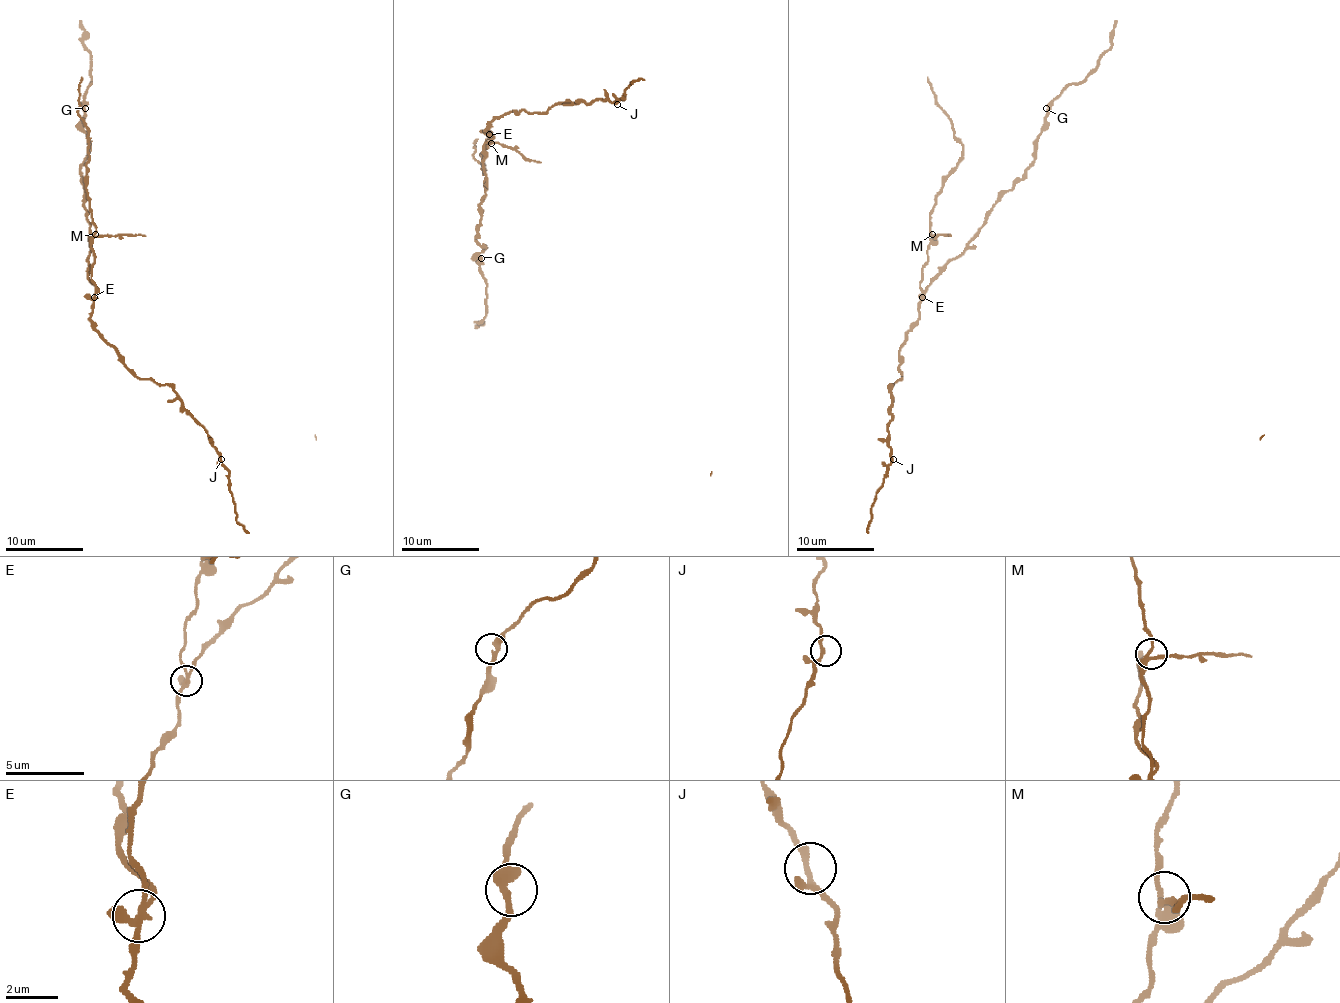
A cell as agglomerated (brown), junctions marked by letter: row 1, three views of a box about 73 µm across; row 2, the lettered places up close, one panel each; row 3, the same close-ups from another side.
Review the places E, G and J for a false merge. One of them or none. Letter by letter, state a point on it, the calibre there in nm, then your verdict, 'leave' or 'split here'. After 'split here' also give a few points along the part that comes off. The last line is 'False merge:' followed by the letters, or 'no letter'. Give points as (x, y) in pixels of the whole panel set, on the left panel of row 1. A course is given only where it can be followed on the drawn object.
E: at (94, 297); 240 nm thick; split here; foreign part runs (93, 296), (91, 246), (95, 230), (85, 188), (87, 126), (78, 112), (82, 77)
G: at (85, 108); 260 nm thick; leave
J: at (221, 459); 180 nm thick; leave
False merge: E

